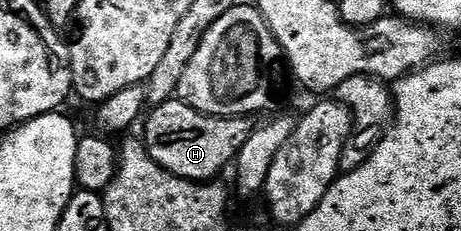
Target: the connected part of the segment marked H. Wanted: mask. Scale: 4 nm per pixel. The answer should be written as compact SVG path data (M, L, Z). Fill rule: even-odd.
M178 98L154 105L150 112L146 117L147 129L141 133L147 153L153 158L153 162L157 162L173 175L196 182L214 181L218 172L223 172L226 168L228 171L234 165L241 146L245 146L253 131L250 119L238 116L207 116L193 110Z

